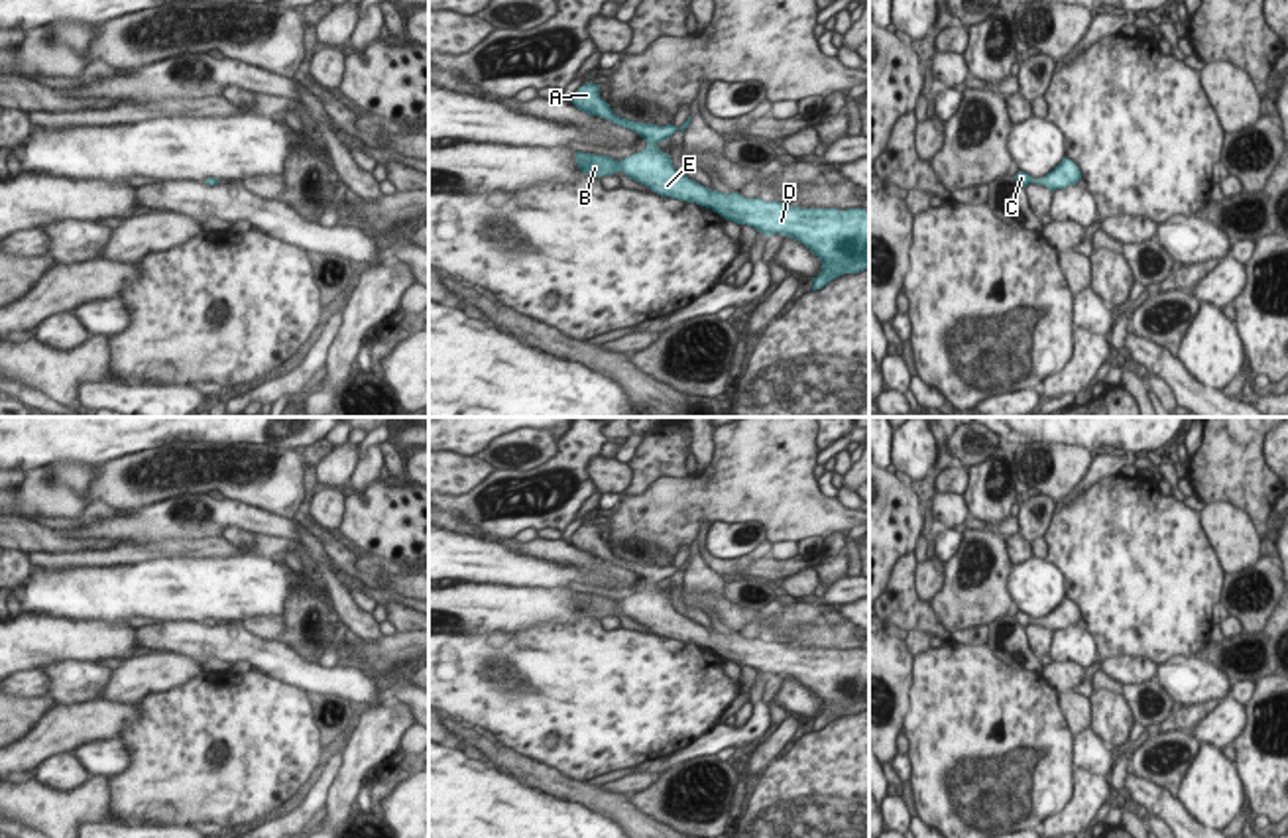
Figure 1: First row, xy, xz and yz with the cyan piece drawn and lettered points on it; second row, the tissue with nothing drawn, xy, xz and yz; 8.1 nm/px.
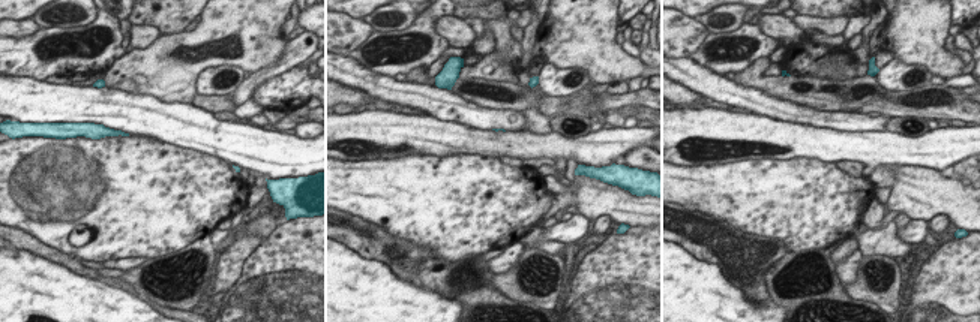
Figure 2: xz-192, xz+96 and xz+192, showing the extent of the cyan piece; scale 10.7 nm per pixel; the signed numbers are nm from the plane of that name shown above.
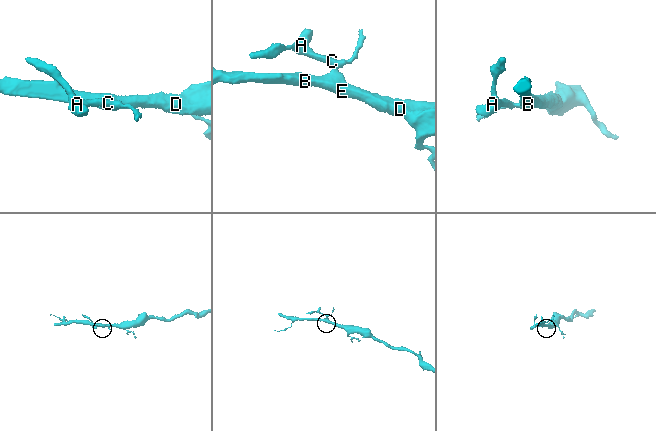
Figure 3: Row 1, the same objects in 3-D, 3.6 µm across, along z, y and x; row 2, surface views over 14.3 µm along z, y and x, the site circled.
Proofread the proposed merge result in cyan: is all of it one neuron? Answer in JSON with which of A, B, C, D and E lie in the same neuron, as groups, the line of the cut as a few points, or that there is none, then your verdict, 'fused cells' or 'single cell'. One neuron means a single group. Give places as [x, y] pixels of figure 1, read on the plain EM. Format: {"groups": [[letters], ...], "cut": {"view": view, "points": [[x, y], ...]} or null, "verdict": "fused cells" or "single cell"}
{"groups": [["A", "B", "C", "D", "E"]], "cut": null, "verdict": "single cell"}

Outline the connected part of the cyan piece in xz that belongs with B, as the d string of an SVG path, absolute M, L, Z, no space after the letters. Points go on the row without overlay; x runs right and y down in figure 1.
M592 521L582 525L570 543L590 557L606 559L621 569L639 574L647 588L621 602L608 596L576 592L576 604L582 614L592 618L623 612L629 620L647 626L661 637L696 643L712 649L726 661L753 667L765 677L783 675L802 683L822 700L822 712L812 718L812 732L822 730L844 714L859 714L869 708L869 651L865 649L800 649L779 641L765 643L745 639L735 633L718 633L678 614L669 594L659 590L659 582L669 580L676 570L686 570L688 561L676 569L673 565L641 565L615 557L598 533L600 525Z

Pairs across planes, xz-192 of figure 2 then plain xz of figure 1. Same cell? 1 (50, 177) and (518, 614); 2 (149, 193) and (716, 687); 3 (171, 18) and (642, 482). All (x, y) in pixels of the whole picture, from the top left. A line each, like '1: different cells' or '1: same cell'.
1: different cells
2: same cell
3: same cell

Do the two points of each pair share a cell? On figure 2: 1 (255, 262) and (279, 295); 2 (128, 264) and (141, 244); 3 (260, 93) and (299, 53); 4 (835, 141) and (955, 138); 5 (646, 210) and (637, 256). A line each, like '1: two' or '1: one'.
1: one
2: two
3: two
4: one
5: two

